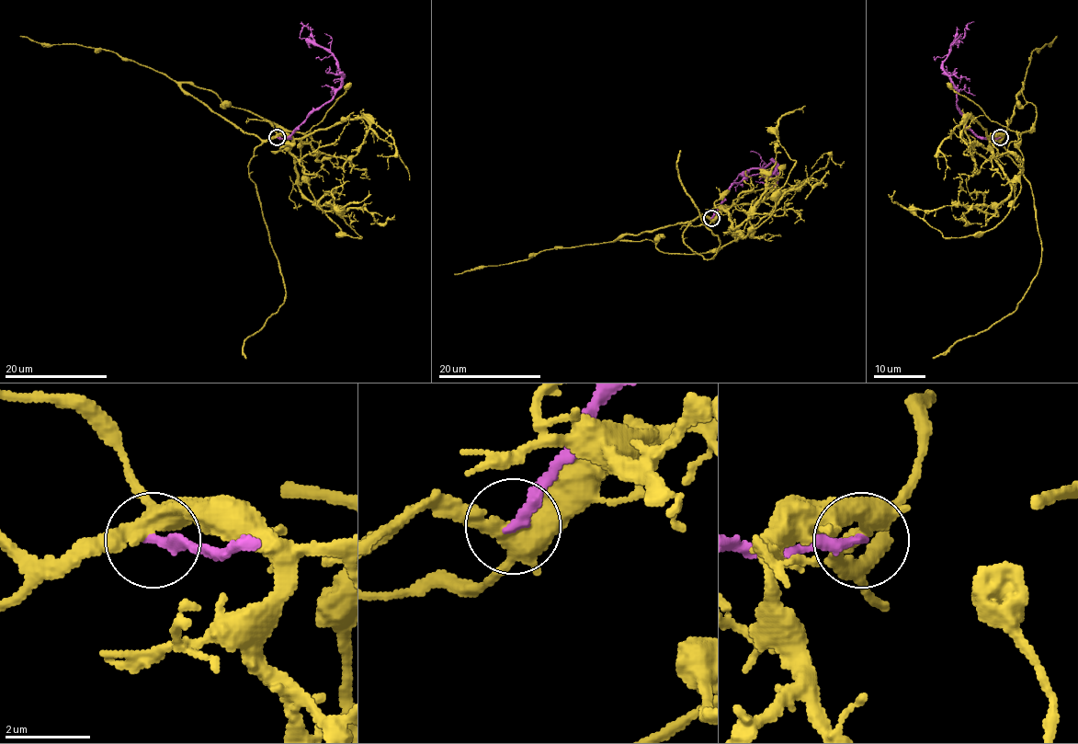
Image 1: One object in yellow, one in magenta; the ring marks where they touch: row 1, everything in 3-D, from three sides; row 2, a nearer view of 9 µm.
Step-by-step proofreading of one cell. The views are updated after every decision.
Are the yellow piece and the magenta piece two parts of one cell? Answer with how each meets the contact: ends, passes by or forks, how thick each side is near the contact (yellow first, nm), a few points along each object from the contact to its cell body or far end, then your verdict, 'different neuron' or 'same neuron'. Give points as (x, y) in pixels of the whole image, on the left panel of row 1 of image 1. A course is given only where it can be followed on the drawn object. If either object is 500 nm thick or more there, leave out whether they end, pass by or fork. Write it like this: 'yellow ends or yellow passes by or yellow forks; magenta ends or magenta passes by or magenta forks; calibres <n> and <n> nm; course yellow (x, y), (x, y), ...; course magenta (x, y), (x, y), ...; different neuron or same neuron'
yellow forks; magenta ends; calibres 380 and 280 nm; course yellow (278, 137), (265, 140), (255, 150), (249, 177), (256, 188), (285, 301), (243, 342), (243, 353), (246, 358); course magenta (278, 137), (287, 138), (334, 95), (340, 85), (338, 61), (329, 52), (300, 37), (300, 21); different neuron

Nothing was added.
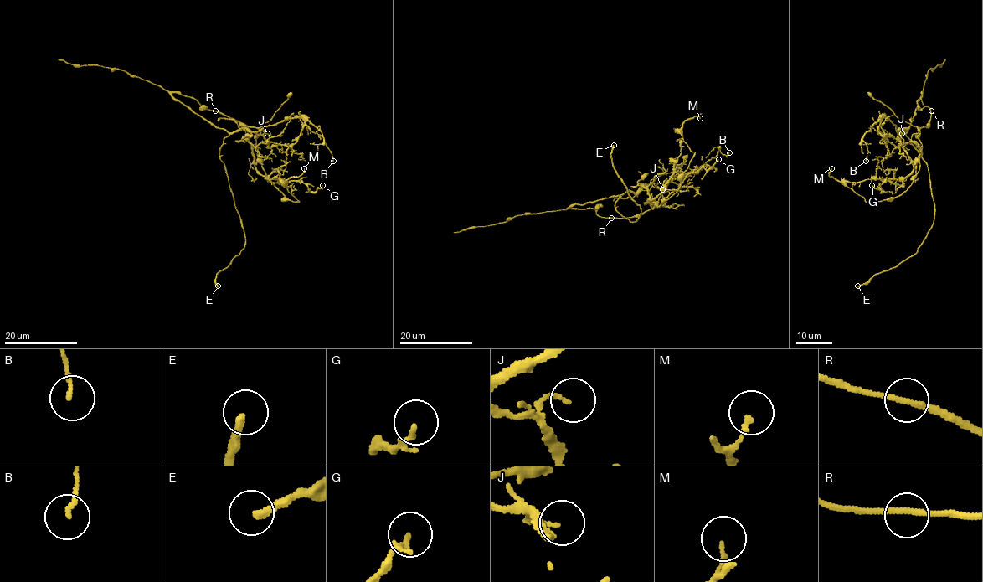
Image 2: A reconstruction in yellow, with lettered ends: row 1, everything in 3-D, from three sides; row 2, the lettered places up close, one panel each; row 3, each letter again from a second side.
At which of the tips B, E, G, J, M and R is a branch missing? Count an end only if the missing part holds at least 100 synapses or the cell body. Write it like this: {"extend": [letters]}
{"extend": ["E"]}

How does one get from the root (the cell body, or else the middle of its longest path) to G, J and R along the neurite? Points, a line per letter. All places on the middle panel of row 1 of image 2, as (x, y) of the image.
G: (619, 196), (645, 184), (652, 200), (718, 159)
J: (619, 196), (627, 191), (638, 193), (650, 184), (662, 189)
R: (619, 196), (625, 193), (583, 204), (571, 204), (568, 208), (593, 208), (600, 216), (611, 218)

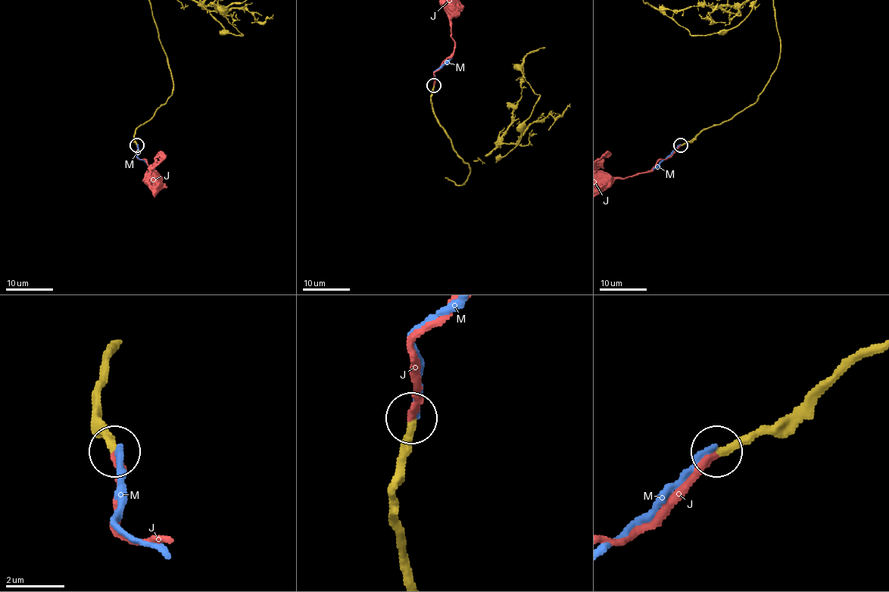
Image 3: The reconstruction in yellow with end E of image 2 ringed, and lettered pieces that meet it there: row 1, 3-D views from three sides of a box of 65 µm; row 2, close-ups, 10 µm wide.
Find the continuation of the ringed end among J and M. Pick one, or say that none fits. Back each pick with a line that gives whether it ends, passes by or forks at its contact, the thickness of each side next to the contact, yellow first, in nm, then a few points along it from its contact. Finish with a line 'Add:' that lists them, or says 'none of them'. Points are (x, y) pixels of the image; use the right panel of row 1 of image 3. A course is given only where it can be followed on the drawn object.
J: it ends; calibres 280 and 260 nm; course (680, 144), (669, 157), (661, 159), (646, 172), (625, 178), (601, 178), (597, 181)
Add: J

